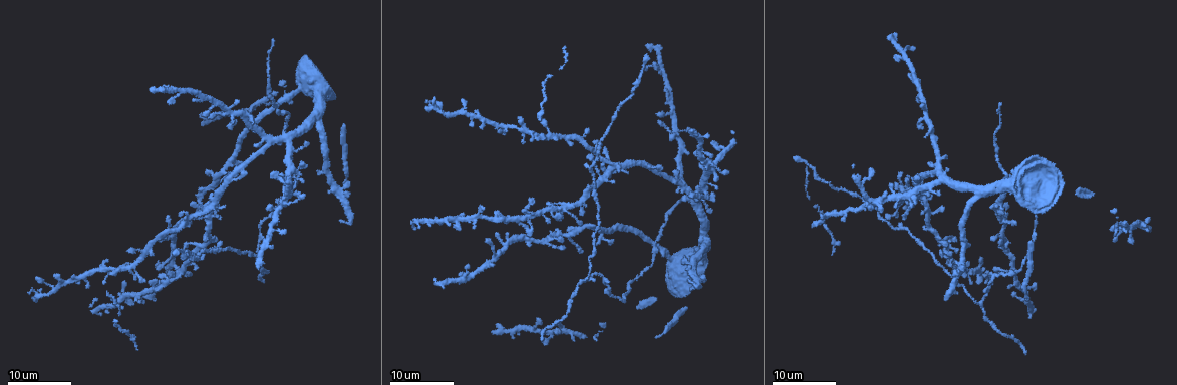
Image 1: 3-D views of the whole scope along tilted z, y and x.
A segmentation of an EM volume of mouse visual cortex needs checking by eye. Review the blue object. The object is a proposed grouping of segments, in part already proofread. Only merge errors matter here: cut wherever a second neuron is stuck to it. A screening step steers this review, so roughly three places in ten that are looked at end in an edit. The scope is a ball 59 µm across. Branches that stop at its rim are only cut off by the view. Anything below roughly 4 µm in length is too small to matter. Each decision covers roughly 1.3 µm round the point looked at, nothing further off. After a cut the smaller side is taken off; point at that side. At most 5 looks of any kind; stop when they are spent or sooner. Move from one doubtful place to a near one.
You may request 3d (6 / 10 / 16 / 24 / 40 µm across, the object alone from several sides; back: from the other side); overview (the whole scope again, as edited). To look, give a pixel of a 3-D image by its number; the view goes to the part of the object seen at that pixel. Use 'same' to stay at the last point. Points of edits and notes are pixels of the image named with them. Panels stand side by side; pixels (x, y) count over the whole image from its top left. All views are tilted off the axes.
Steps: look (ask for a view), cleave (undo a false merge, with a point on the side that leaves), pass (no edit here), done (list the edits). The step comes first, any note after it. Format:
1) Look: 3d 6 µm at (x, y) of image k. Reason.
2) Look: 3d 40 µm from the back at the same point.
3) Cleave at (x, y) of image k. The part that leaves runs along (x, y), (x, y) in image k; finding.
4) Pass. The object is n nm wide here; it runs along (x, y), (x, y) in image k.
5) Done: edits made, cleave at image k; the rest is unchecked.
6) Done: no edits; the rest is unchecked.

Look: 3d 16 µm at (653, 245) of image 1. Thin arm on a thick one.

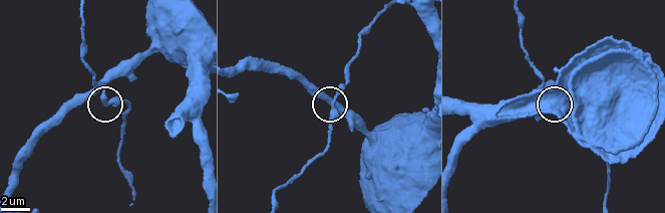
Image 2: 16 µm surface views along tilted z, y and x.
Look: 3d 10 µm at (108, 105) of image 2.

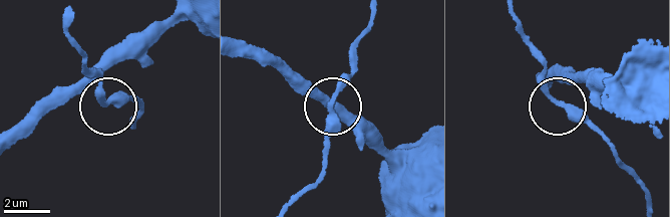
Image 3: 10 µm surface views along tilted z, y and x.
Look: 3d 10 µm from the back at (559, 101) of image 3. Other side.

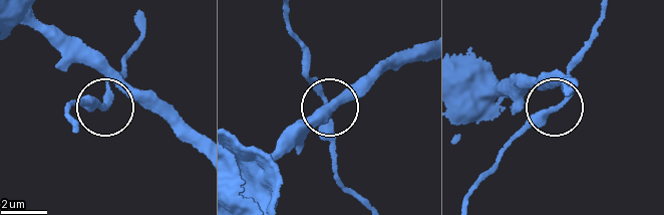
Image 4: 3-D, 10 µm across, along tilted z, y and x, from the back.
Pass. 3 arms meet here; one neuron here.

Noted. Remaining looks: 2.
Look: 3d 24 µm at (707, 192) of image 1. Branch point.

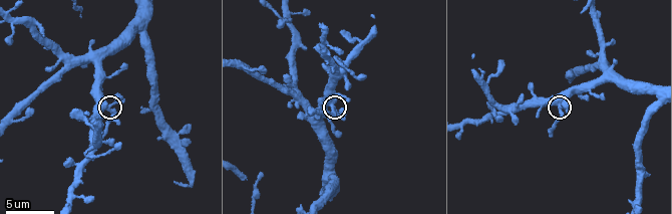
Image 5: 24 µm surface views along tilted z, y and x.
Look: 3d 6 µm at (332, 105) of image 5.

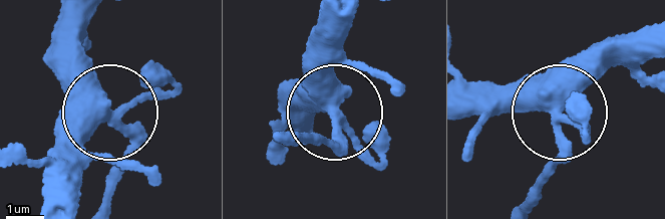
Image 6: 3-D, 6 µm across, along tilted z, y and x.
Pass. The object is 380 nm wide here; continuous, no second neuron.

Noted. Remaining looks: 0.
Done: no edits; the rest is unchecked.

